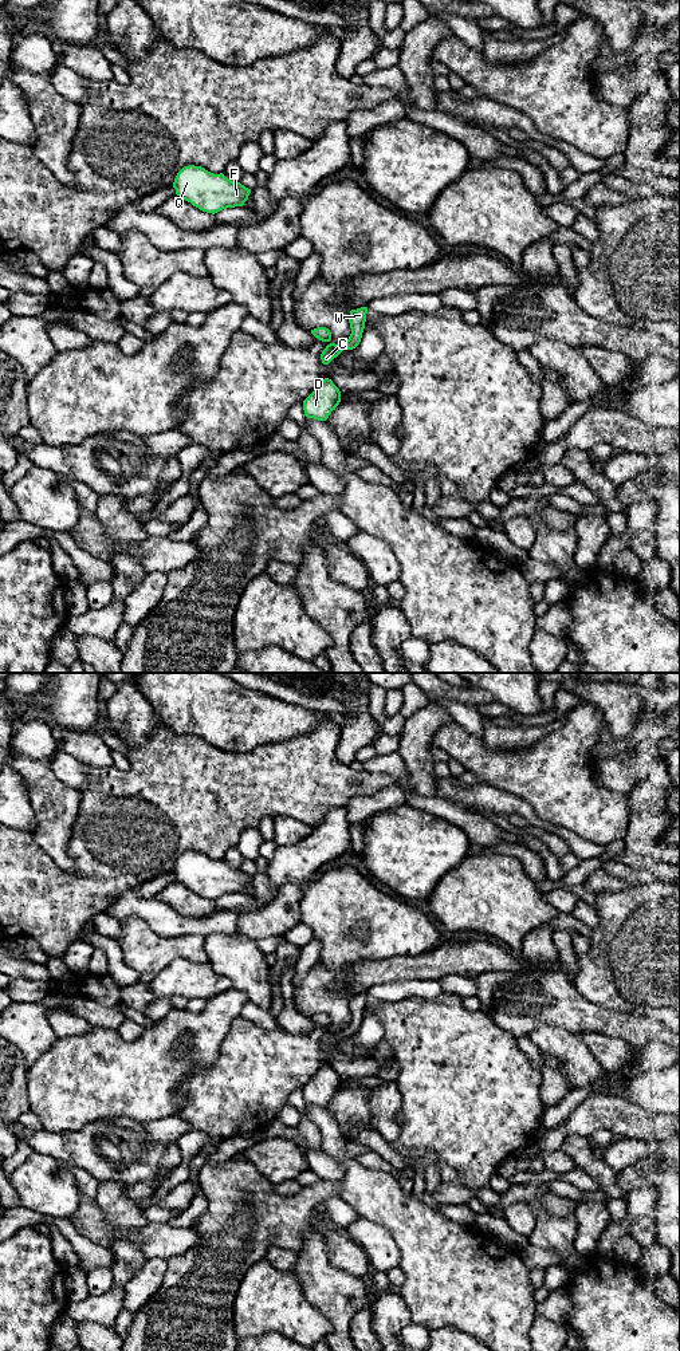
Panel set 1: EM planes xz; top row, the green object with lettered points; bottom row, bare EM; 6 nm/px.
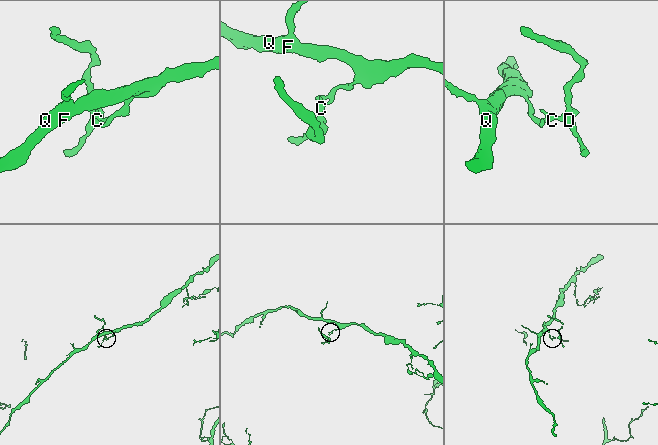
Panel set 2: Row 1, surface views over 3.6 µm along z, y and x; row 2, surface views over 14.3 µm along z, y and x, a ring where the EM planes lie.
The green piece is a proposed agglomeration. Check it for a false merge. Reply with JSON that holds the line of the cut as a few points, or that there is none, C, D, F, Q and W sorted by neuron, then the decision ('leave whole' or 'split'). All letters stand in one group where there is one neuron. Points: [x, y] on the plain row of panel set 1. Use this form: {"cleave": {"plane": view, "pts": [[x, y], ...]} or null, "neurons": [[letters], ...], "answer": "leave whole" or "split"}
{"cleave": null, "neurons": [["C", "D", "F", "Q", "W"]], "answer": "leave whole"}

